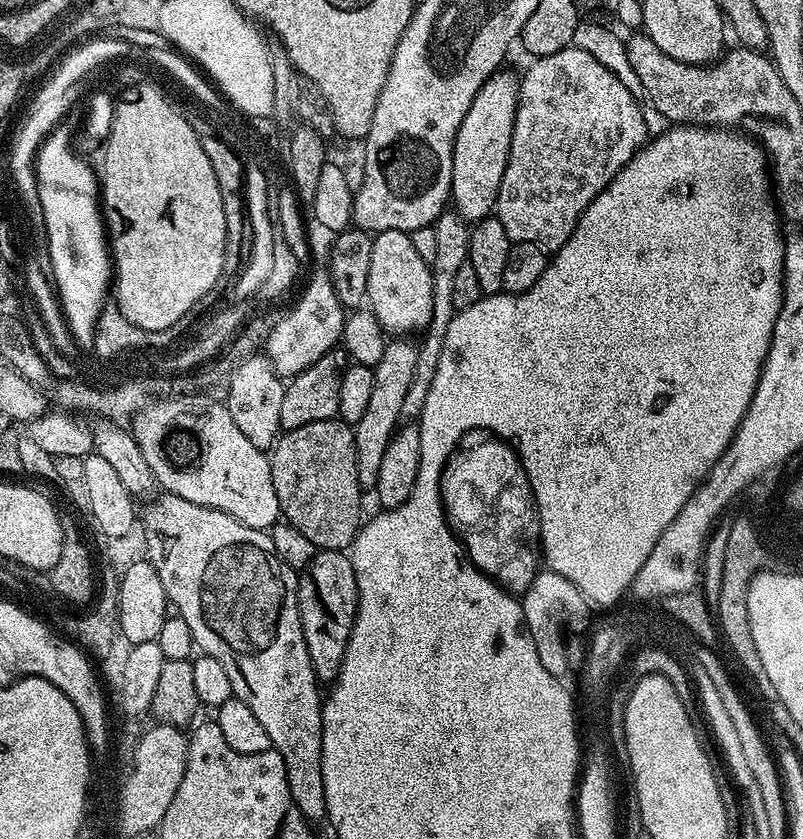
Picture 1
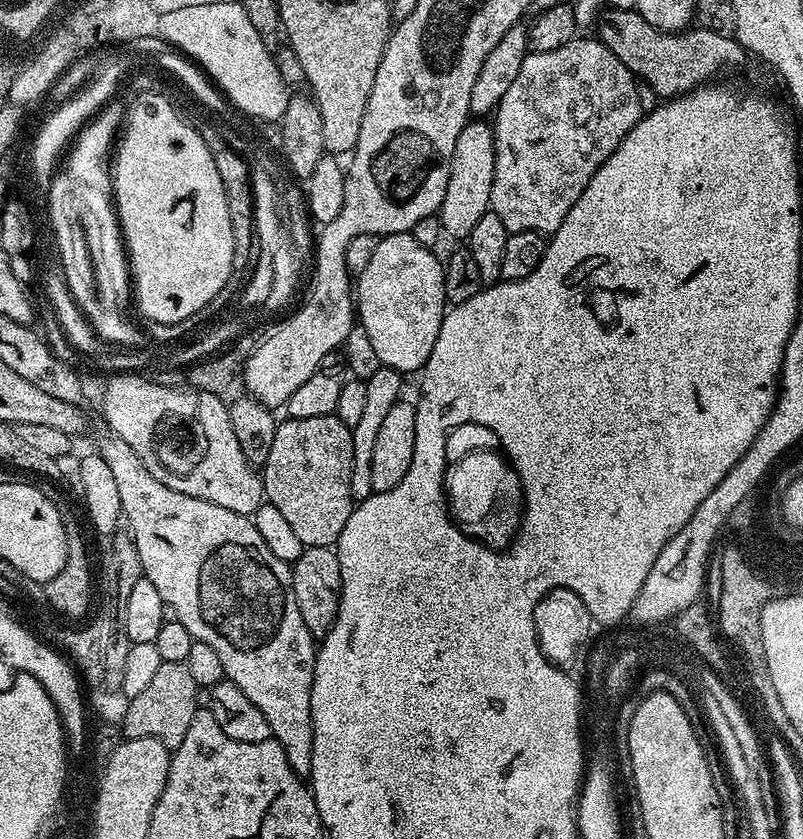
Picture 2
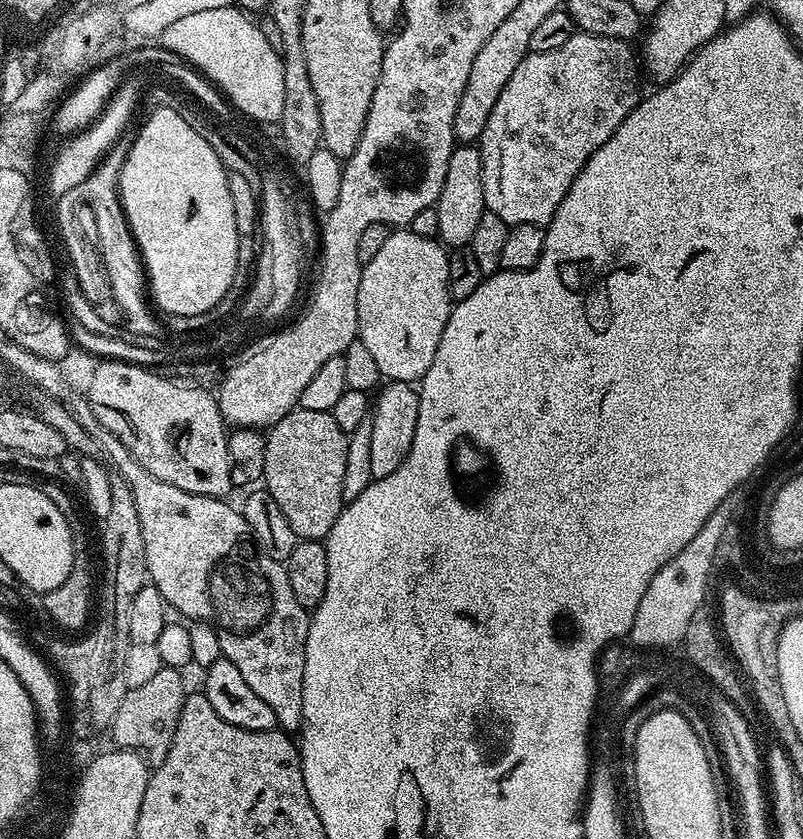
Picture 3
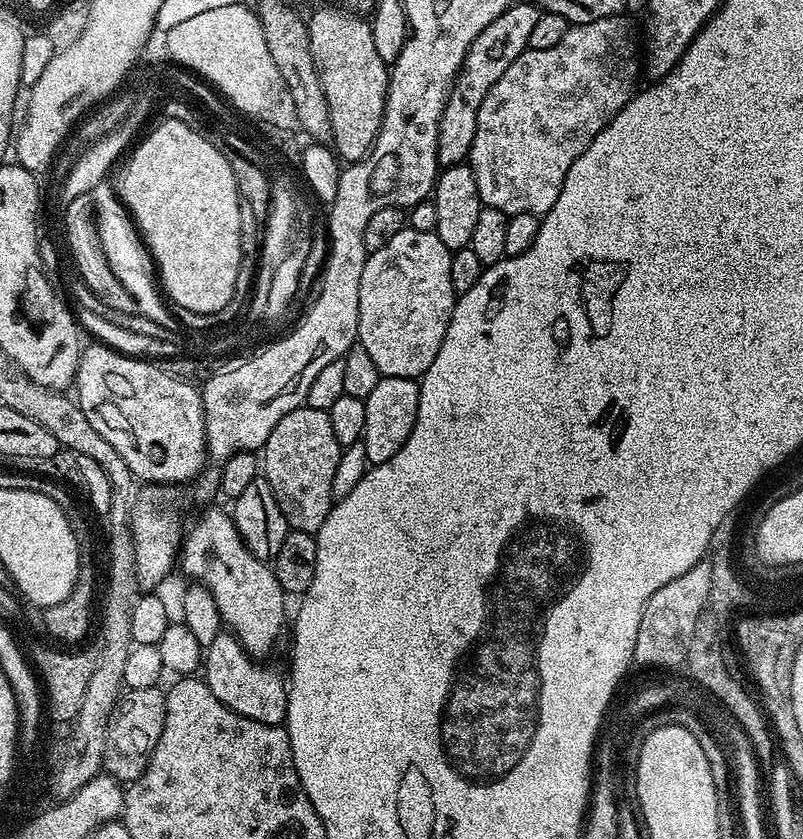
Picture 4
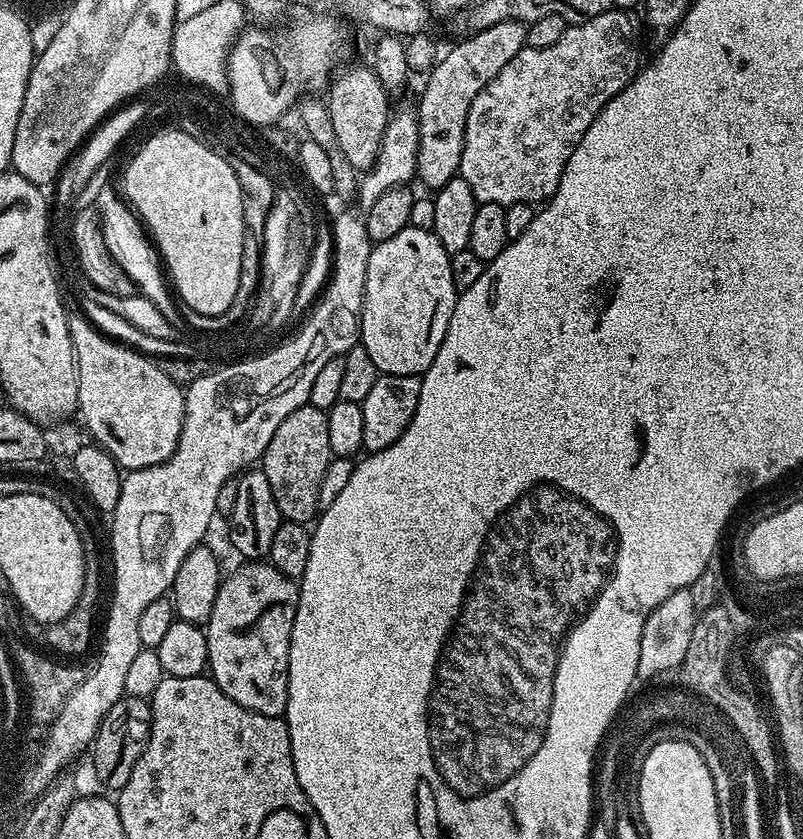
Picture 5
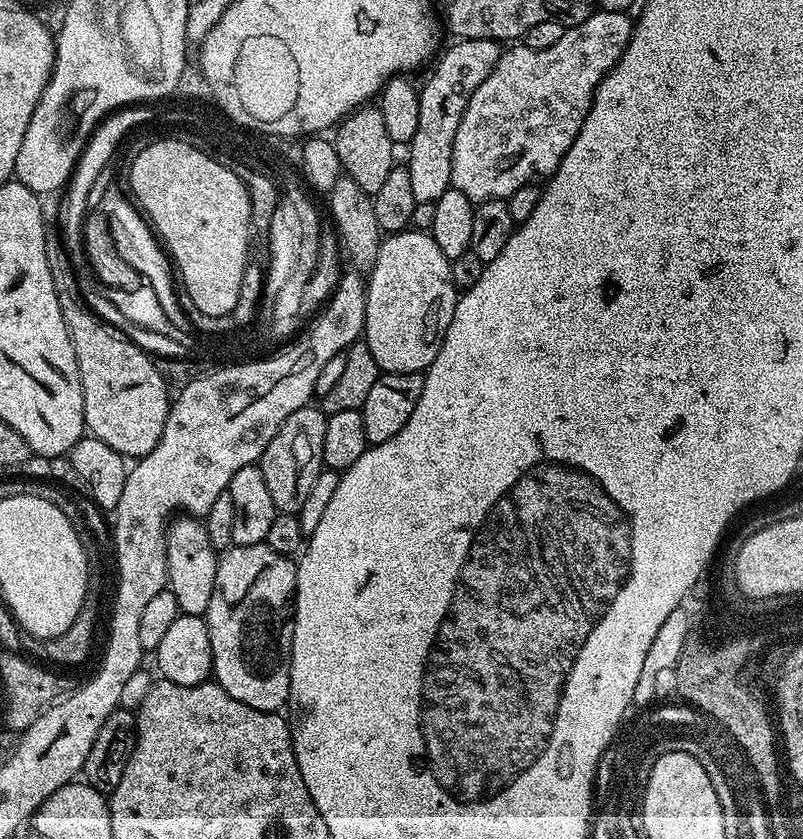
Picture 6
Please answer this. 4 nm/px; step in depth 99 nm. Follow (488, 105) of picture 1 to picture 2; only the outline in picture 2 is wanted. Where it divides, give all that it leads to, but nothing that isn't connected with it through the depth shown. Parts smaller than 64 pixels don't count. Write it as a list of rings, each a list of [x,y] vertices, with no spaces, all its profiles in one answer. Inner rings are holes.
[[[480,118],[469,119],[468,125],[454,142],[454,154],[450,158],[450,182],[446,182],[446,198],[442,198],[439,210],[440,226],[454,239],[463,241],[474,230],[474,225],[492,207],[490,186],[494,186],[494,134],[491,123]]]

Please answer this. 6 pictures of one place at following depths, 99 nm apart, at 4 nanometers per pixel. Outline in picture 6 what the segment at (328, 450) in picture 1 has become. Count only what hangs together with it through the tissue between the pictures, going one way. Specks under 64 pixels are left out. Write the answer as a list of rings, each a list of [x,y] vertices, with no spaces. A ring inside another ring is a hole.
[[[305,406],[294,410],[286,422],[270,438],[266,450],[258,461],[262,470],[262,478],[266,478],[266,487],[270,490],[270,498],[274,498],[277,512],[299,514],[302,502],[306,502],[318,474],[324,468],[322,442],[326,438],[326,422],[328,416],[319,407]]]

